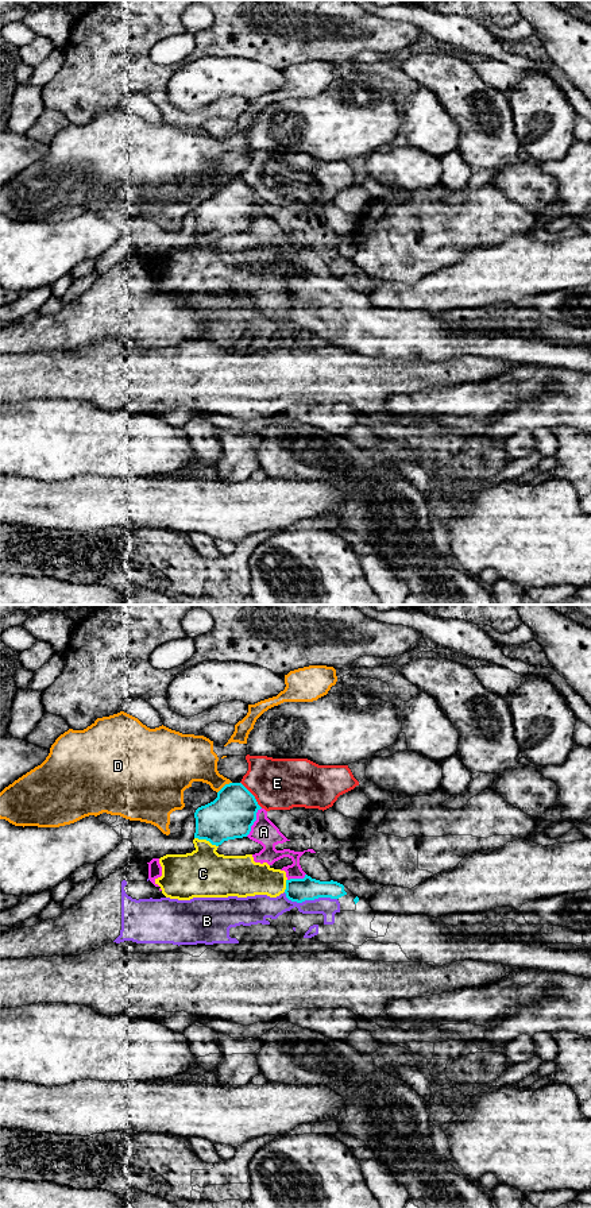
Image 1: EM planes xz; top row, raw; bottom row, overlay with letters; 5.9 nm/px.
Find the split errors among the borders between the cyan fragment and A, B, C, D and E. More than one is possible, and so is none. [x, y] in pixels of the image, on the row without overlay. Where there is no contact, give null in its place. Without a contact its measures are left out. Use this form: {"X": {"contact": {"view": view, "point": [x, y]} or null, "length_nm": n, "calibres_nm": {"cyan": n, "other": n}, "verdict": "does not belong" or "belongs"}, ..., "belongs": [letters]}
{"A": {"contact": {"view": "xz", "point": [254, 216]}, "length_nm": 200, "calibres_nm": {"cyan": 280, "other": 150}, "verdict": "does not belong"}, "B": {"contact": {"view": "xz", "point": [309, 294]}, "length_nm": 320, "calibres_nm": {"cyan": 140, "other": 130}, "verdict": "does not belong"}, "C": {"contact": {"view": "xz", "point": [207, 235]}, "length_nm": 160, "calibres_nm": {"cyan": 280, "other": 280}, "verdict": "does not belong"}, "D": {"contact": {"view": "xz", "point": [224, 181]}, "length_nm": 110, "calibres_nm": {"cyan": 280, "other": 280}, "verdict": "does not belong"}, "E": {"contact": {"view": "xz", "point": [252, 190]}, "length_nm": 200, "calibres_nm": {"cyan": 280, "other": 300}, "verdict": "does not belong"}, "belongs": []}

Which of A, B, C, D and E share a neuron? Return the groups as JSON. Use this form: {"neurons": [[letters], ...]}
{"neurons": [["A", "B", "C"], ["D"], ["E"]]}

